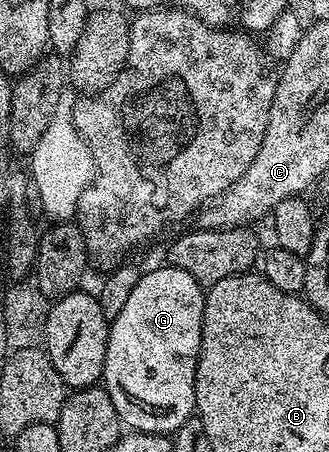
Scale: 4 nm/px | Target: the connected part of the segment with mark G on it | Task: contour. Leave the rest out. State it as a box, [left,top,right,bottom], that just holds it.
[101,264,205,436]

